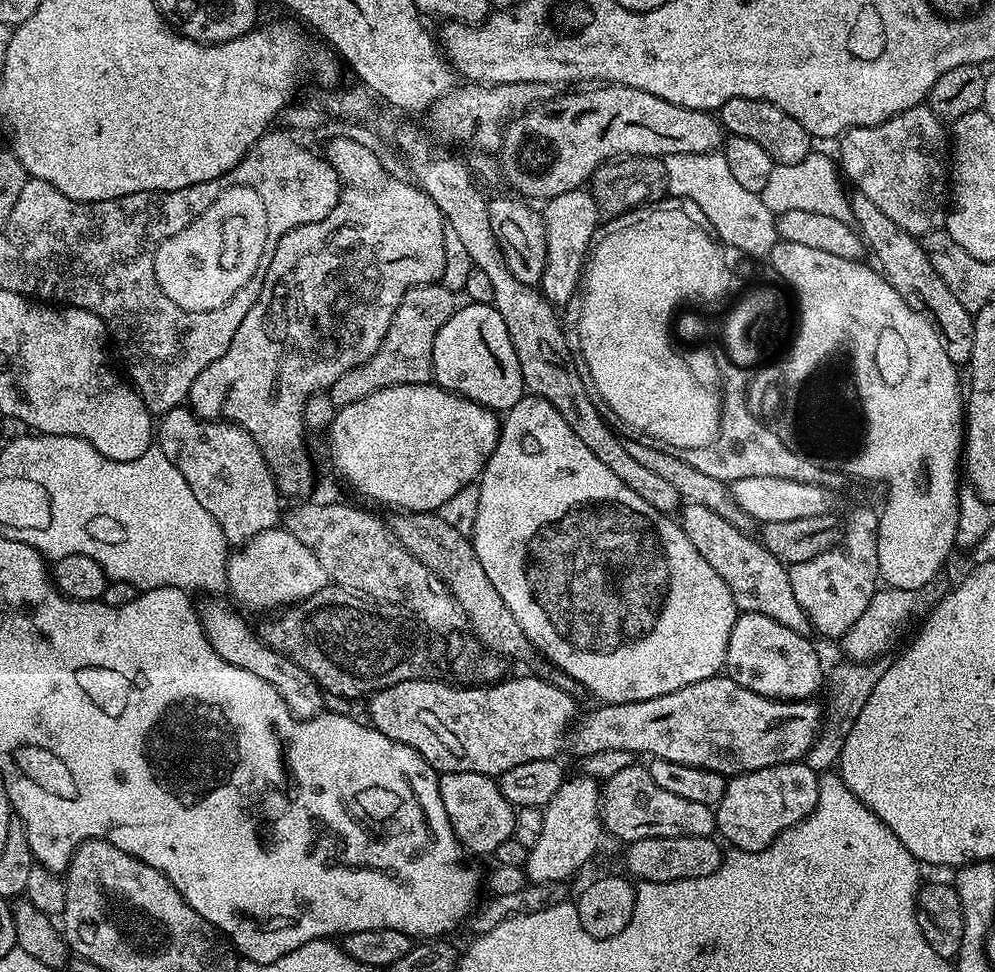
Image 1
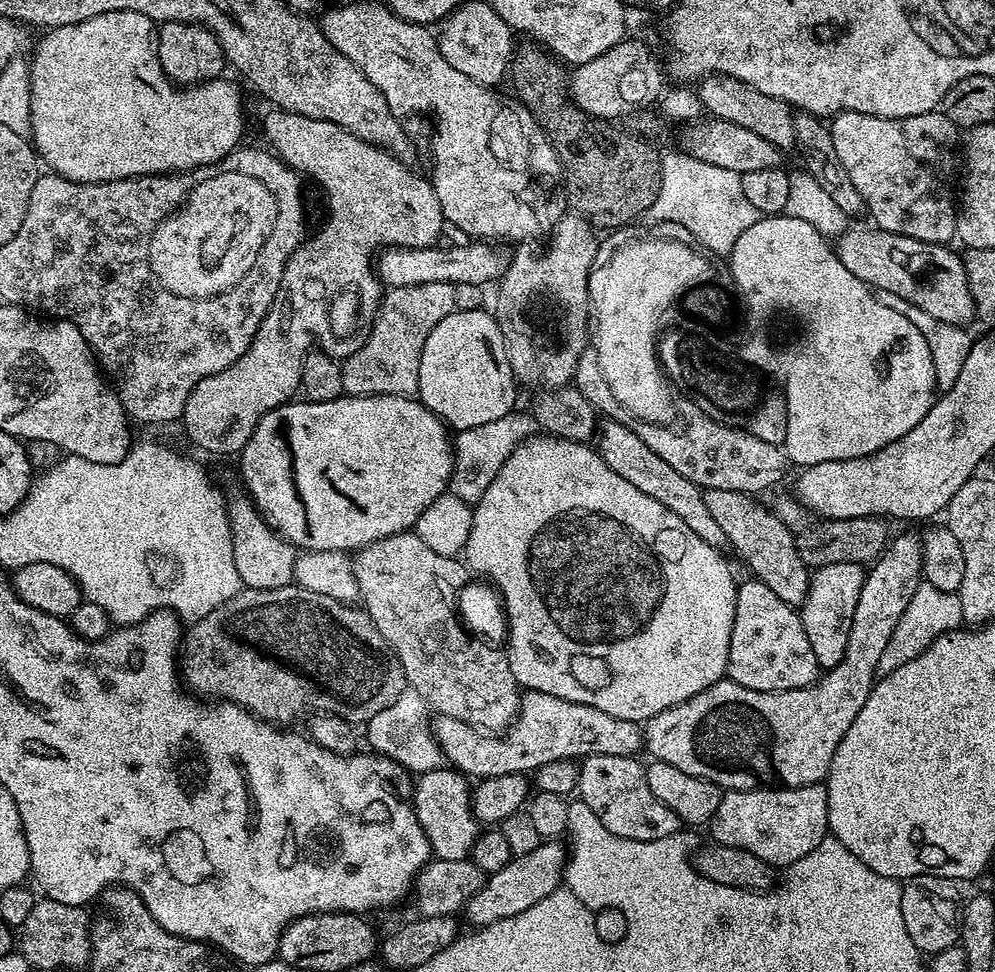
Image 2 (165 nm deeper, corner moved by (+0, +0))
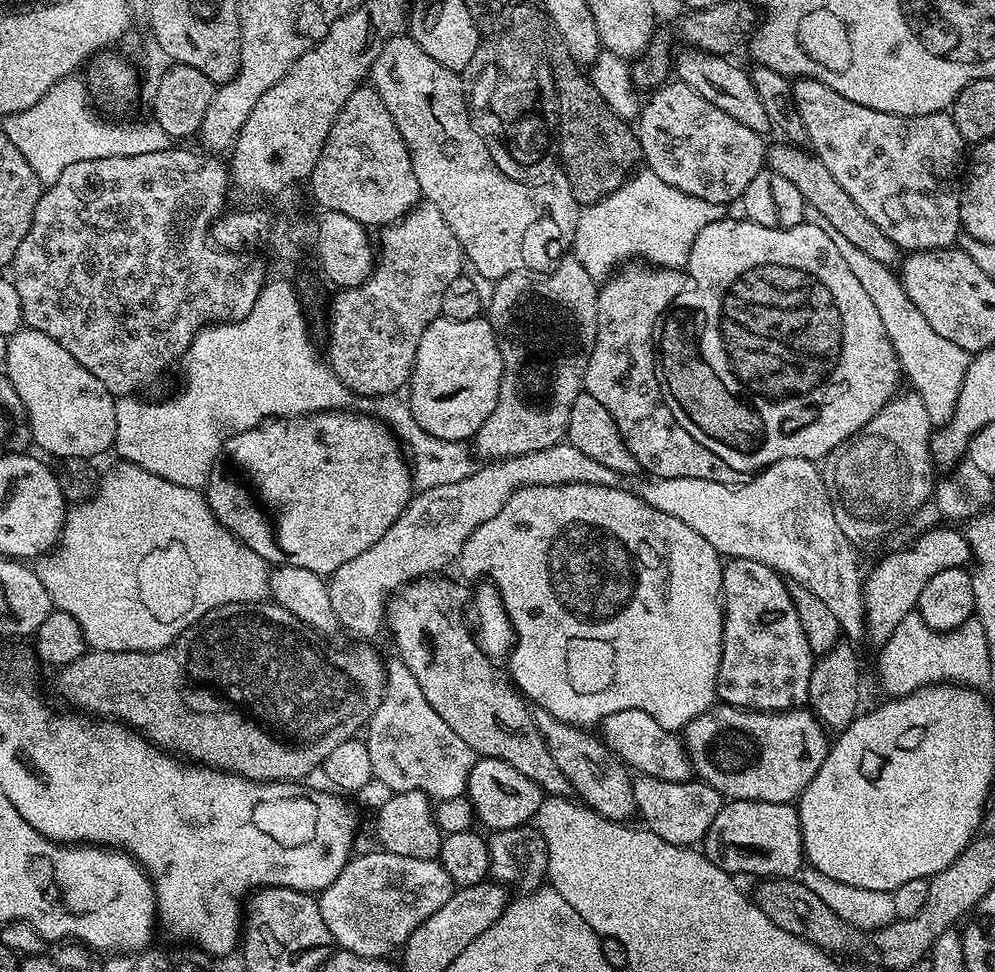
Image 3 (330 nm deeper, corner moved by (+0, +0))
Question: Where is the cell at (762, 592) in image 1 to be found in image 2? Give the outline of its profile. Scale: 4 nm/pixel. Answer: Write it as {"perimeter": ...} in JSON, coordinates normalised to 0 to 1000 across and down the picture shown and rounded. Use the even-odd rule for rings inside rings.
{"perimeter":[[[608,431],[608,436],[606,433],[601,440],[599,461],[603,470],[609,475],[609,479],[613,479],[613,484],[617,484],[617,488],[625,488],[625,492],[629,492],[629,496],[633,496],[633,500],[645,504],[645,508],[653,508],[653,512],[657,512],[657,516],[665,516],[665,521],[669,521],[669,525],[681,529],[681,533],[685,533],[685,537],[689,537],[689,541],[693,541],[693,545],[697,545],[697,549],[702,549],[702,553],[706,553],[711,560],[727,561],[729,559],[728,550],[722,537],[718,537],[718,533],[714,533],[714,525],[710,525],[708,506],[701,498],[693,496],[693,492],[685,492],[685,488],[681,488],[681,484],[677,484],[677,479],[669,479],[669,475],[665,475],[665,471],[661,467],[657,467],[653,463],[653,459],[649,459],[649,455],[645,453],[639,442],[635,440],[633,442],[619,432],[621,431]]]}

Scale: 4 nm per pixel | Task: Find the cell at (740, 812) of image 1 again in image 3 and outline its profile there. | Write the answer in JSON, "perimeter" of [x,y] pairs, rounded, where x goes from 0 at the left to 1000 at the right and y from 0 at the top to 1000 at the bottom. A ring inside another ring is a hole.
{"perimeter":[[[732,823],[722,842],[714,846],[714,854],[706,865],[706,877],[714,887],[735,899],[749,897],[759,903],[796,903],[809,892],[804,837],[799,826],[762,825],[761,823]]]}

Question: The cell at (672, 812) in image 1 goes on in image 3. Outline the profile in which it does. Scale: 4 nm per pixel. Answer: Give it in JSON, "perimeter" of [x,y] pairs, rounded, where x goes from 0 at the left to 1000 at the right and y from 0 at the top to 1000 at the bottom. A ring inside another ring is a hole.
{"perimeter":[[[536,727],[535,738],[549,763],[549,772],[553,772],[553,780],[557,780],[561,792],[569,796],[576,816],[601,838],[611,844],[630,845],[630,840],[639,835],[635,812],[636,799],[628,786],[611,771],[606,760],[599,758],[598,761],[591,754],[594,752],[565,743],[557,739],[557,735],[553,735],[553,730],[548,728]]]}

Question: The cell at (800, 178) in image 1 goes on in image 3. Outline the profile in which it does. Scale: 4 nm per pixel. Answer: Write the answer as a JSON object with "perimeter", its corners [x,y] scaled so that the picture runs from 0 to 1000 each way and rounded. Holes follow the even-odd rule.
{"perimeter":[[[836,239],[836,248],[838,253],[842,253],[842,261],[850,265],[852,280],[858,282],[866,298],[870,298],[870,303],[876,312],[876,320],[882,323],[884,334],[890,335],[890,344],[901,357],[901,366],[905,369],[912,394],[914,391],[916,400],[924,405],[937,436],[940,439],[948,439],[961,421],[963,405],[971,389],[975,363],[967,360],[967,356],[959,356],[959,352],[947,348],[947,344],[940,342],[939,335],[935,335],[935,331],[927,327],[927,319],[923,319],[923,315],[915,311],[902,281],[893,273],[878,270],[878,265],[866,261],[866,257],[846,245],[846,241]]]}

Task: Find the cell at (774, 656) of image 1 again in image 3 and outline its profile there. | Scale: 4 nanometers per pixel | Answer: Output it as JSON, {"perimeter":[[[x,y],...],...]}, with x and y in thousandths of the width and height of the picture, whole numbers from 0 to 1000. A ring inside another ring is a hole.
{"perimeter":[[[733,575],[728,580],[728,590],[726,591],[726,616],[728,619],[728,655],[726,656],[726,673],[724,674],[722,698],[720,699],[721,717],[729,724],[739,728],[752,728],[756,733],[790,733],[793,728],[811,725],[818,676],[810,660],[810,652],[806,652],[806,640],[802,640],[802,628],[798,628],[798,619],[796,612],[792,610],[789,594],[766,578]]]}

